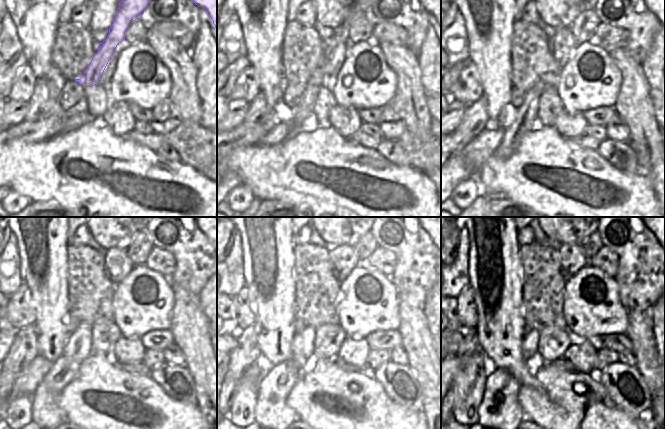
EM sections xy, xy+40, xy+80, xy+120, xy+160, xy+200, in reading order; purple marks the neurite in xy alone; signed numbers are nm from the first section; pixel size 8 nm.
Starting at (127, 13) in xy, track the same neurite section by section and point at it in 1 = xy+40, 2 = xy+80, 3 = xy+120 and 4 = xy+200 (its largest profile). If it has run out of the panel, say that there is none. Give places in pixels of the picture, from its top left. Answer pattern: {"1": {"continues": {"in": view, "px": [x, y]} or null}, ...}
{"1": {"continues": {"in": "xy+40", "px": [305, 108]}}, "2": {"continues": {"in": "xy+80", "px": [522, 119]}}, "3": {"continues": {"in": "xy+120", "px": [45, 411]}}, "4": {"continues": {"in": "xy+200", "px": [500, 411]}}}

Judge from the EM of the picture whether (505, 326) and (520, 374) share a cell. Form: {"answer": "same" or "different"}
{"answer": "same"}

